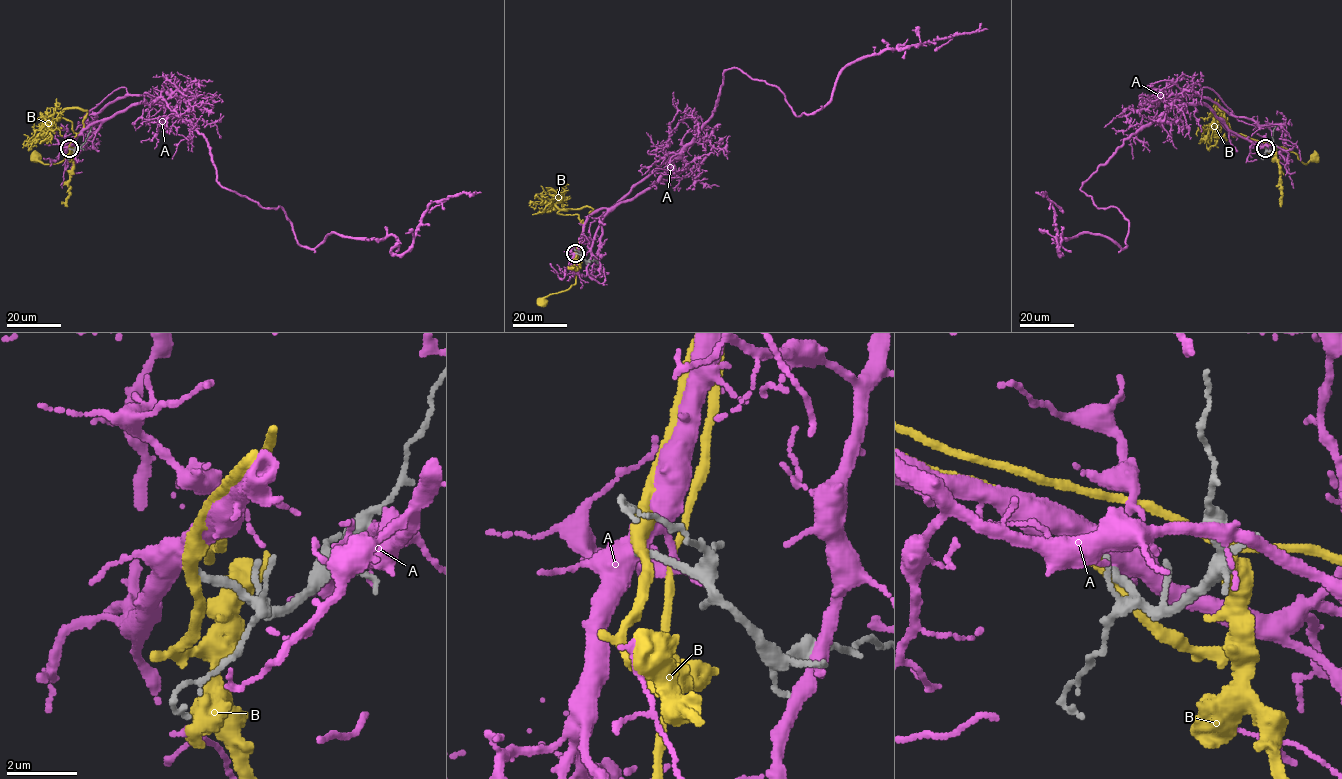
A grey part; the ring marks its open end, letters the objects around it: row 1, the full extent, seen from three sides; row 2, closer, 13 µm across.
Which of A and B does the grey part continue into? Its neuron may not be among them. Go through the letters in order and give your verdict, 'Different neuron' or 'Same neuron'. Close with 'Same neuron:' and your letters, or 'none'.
A: Different neuron
B: Different neuron
Same neuron: none

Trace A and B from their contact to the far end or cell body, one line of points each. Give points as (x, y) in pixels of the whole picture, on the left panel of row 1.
A: (69, 147), (163, 104), (216, 181), (280, 206), (311, 248), (392, 235), (402, 255), (431, 203), (481, 192)
B: (69, 148), (68, 154), (71, 153), (71, 147), (62, 161), (55, 164), (42, 163), (35, 157)

